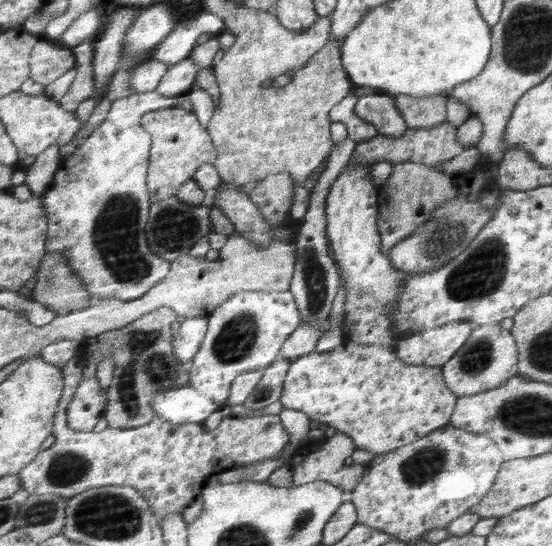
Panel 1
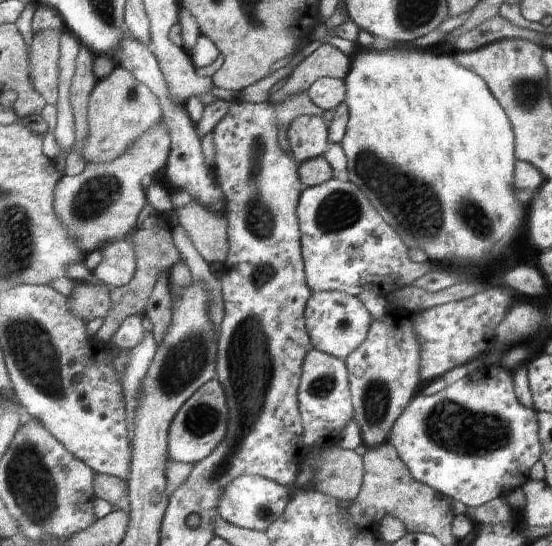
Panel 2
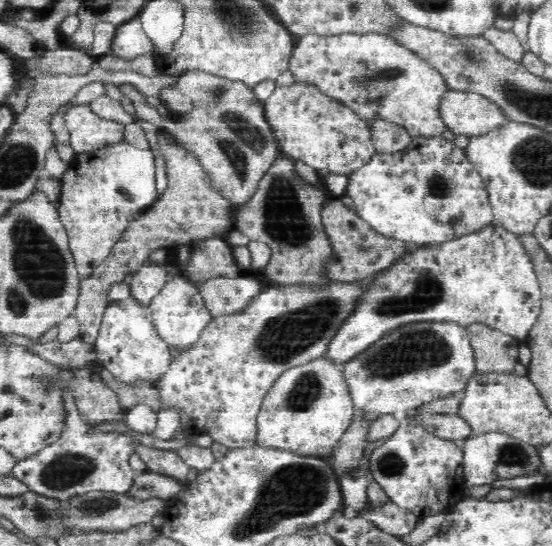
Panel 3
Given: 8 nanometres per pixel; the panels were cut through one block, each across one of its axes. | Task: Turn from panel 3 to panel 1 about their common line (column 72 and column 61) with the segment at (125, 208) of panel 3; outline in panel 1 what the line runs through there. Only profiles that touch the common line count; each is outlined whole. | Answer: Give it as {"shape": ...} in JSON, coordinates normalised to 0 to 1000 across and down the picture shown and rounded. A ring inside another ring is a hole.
{"shape":[[[279,165],[207,185],[190,222],[132,284],[111,293],[98,337],[82,353],[78,377],[91,403],[85,465],[107,462],[121,469],[130,493],[138,493],[138,502],[145,502],[152,522],[159,522],[176,548],[254,549],[308,502],[310,478],[290,471],[263,434],[274,381],[266,344],[274,245],[257,238],[257,212],[281,200],[319,198],[326,194],[324,183],[328,174],[303,178]]]}

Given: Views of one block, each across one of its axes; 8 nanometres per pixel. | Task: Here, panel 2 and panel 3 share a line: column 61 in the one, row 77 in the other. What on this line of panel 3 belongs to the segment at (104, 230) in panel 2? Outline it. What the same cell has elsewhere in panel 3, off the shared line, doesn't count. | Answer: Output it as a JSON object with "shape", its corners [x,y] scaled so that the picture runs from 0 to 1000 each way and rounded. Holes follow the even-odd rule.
{"shape":[[[348,134],[322,143],[321,163],[339,178],[351,181],[355,201],[348,209],[324,209],[308,212],[308,223],[297,227],[292,238],[312,244],[319,255],[337,262],[357,278],[380,321],[388,324],[388,335],[402,346],[409,357],[420,361],[428,377],[455,363],[467,344],[471,330],[482,322],[482,315],[502,297],[505,282],[511,278],[489,229],[484,225],[476,192],[464,181],[458,163],[442,158],[433,150],[406,147],[373,134]]]}

